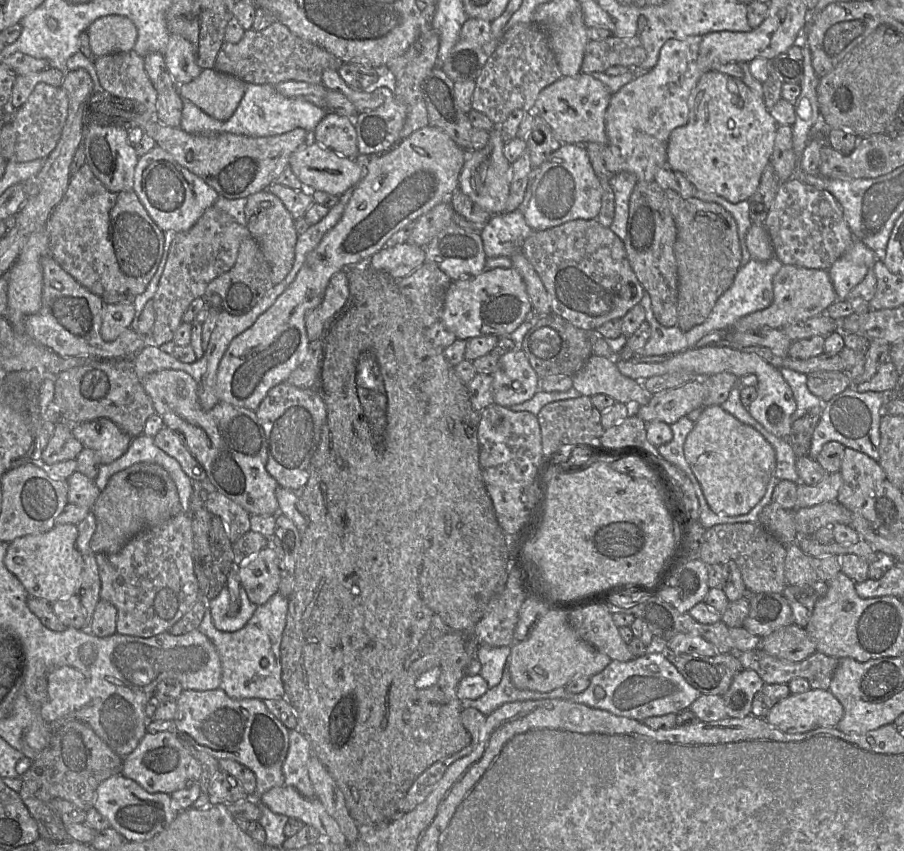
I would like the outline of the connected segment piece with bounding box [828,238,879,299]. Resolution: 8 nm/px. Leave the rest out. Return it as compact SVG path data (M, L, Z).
M854 238L849 250L828 269L838 299L846 299L878 259L875 251Z

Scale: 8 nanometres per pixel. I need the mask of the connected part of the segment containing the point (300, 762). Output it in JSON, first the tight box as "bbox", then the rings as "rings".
{"bbox":[282,730,316,798],"rings":[[[290,730],[289,741],[282,767],[285,785],[294,787],[306,798],[314,798],[316,795],[308,773],[308,760],[313,754],[311,743],[300,730]]]}

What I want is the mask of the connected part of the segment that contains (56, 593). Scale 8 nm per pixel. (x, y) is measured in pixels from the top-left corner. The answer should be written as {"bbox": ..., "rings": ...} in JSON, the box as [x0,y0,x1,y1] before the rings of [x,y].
{"bbox":[5,524,84,604],"rings":[[[56,524],[47,532],[16,538],[8,545],[5,566],[22,583],[29,597],[53,604],[57,600],[78,595],[84,558],[77,549],[77,538],[78,527],[74,524]]]}

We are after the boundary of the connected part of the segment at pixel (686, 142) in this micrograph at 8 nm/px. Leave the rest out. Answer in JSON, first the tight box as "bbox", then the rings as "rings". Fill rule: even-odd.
{"bbox":[667,70,778,203],"rings":[[[711,70],[700,77],[691,91],[688,108],[687,124],[675,128],[670,134],[667,161],[700,191],[717,194],[732,203],[750,199],[770,163],[778,127],[763,97],[753,92],[741,79]]]}

